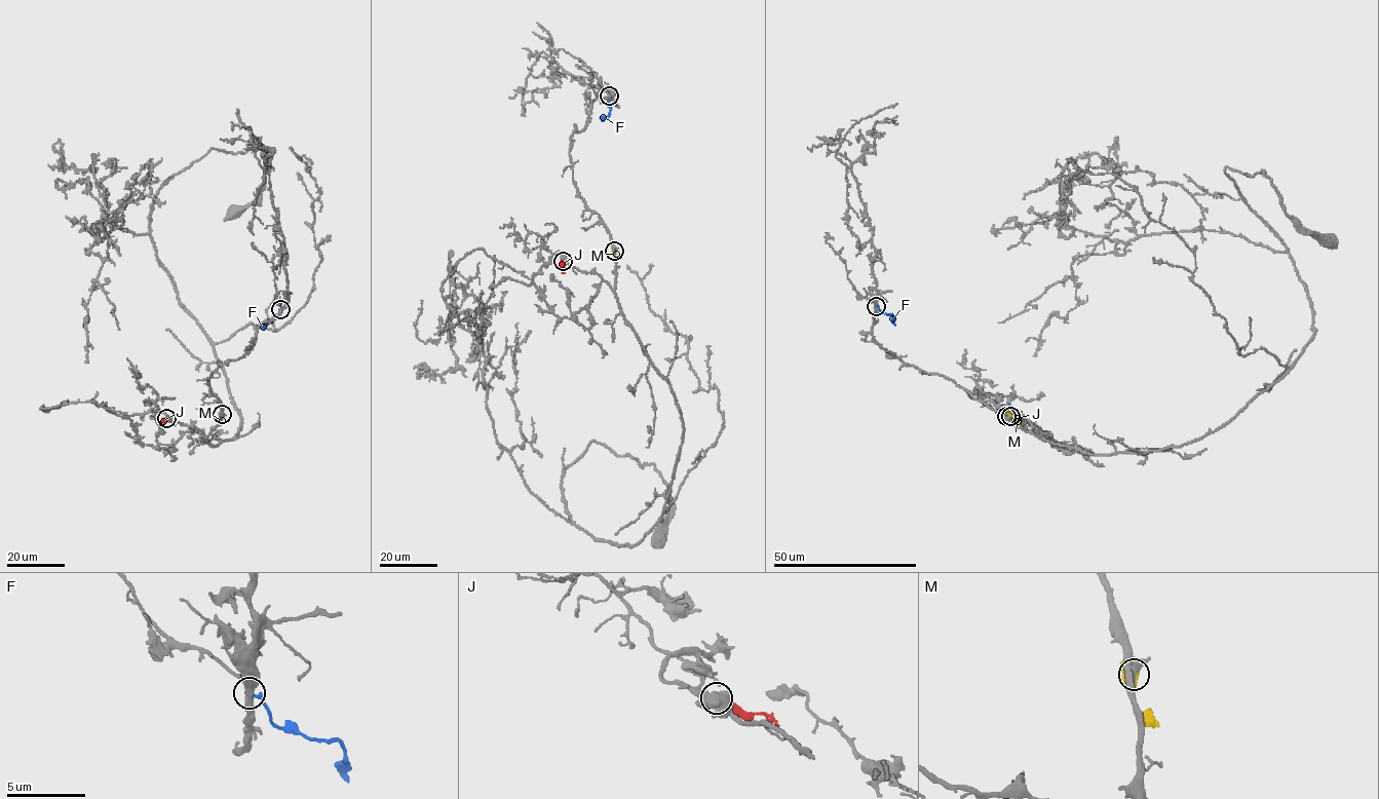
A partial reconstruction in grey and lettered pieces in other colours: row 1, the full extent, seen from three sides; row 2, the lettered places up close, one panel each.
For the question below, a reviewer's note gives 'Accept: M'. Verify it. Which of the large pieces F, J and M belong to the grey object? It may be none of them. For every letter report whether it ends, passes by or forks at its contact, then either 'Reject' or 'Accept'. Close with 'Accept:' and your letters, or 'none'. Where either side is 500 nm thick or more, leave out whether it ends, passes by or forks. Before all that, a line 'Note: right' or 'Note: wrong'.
Note: wrong
F: It ends there. Reject
J: Accept
M: Reject
Accept: J

